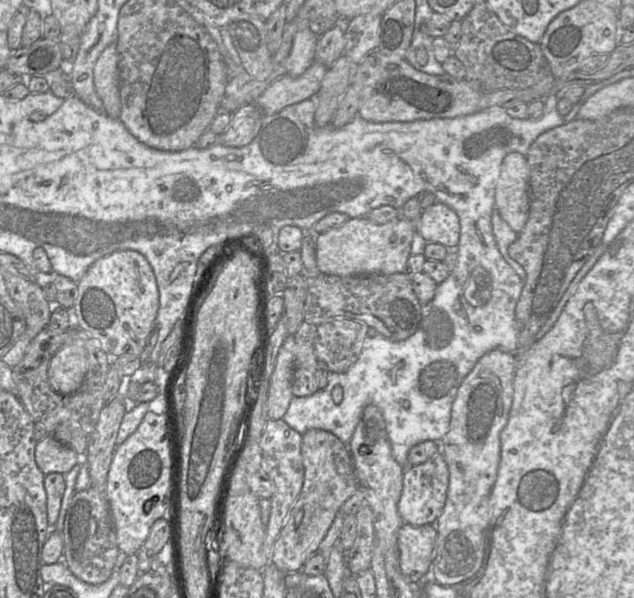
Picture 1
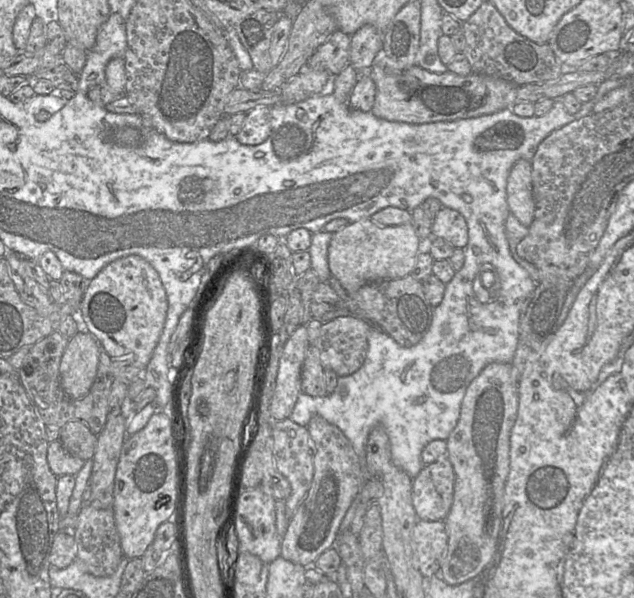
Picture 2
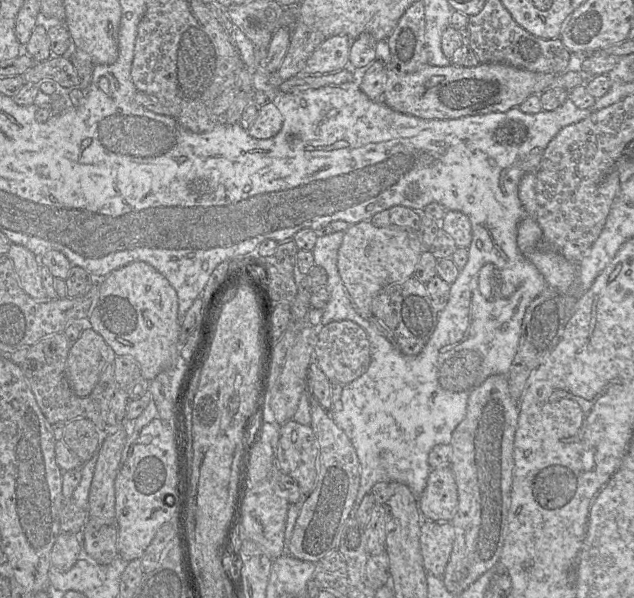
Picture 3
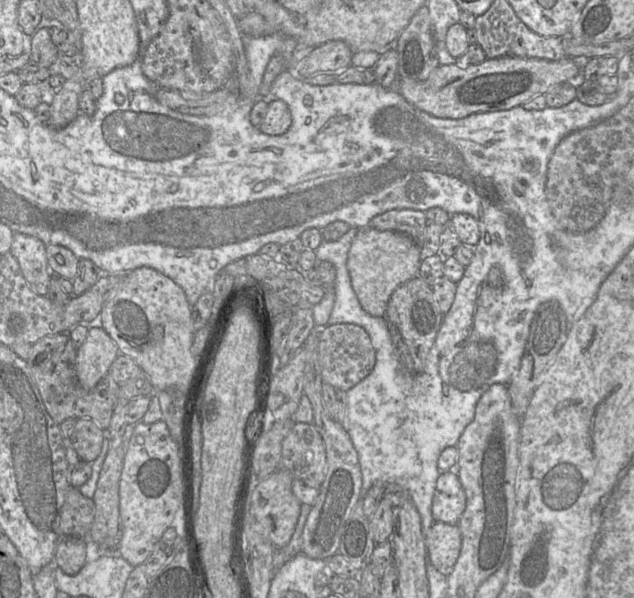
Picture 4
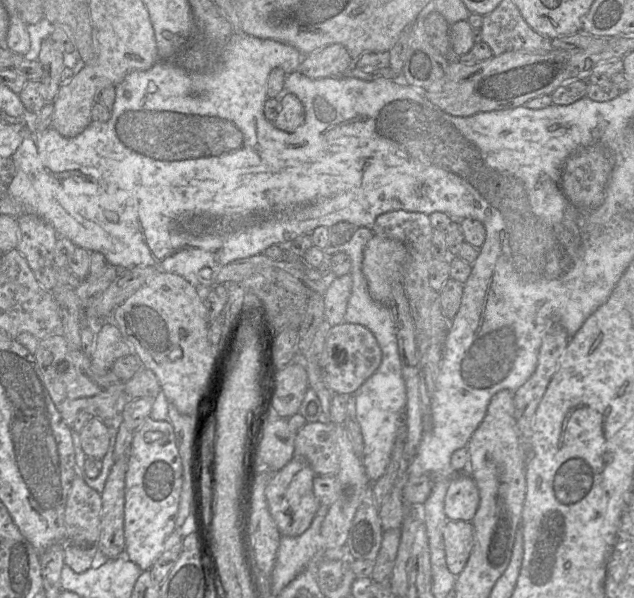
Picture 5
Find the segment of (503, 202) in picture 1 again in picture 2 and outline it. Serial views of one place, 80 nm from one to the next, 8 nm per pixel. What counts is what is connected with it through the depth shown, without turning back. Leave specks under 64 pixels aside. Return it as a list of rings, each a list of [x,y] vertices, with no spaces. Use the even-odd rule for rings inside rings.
[[[520,159],[515,162],[507,178],[506,196],[510,214],[529,227],[535,210],[530,161]]]

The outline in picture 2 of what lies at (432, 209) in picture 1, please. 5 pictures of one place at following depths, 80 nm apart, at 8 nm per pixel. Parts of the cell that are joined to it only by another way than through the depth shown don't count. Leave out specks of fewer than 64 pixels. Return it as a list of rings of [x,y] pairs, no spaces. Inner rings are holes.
[[[442,207],[433,218],[431,233],[433,238],[442,238],[454,248],[464,249],[468,242],[468,228],[464,217],[447,207]]]

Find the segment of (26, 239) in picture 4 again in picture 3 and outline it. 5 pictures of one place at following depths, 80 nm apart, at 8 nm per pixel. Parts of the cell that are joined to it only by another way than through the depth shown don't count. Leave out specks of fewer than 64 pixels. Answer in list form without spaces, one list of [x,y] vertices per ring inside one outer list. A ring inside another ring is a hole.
[[[11,244],[7,254],[13,262],[23,290],[34,300],[51,300],[48,299],[43,287],[39,258],[26,247],[18,244]]]

